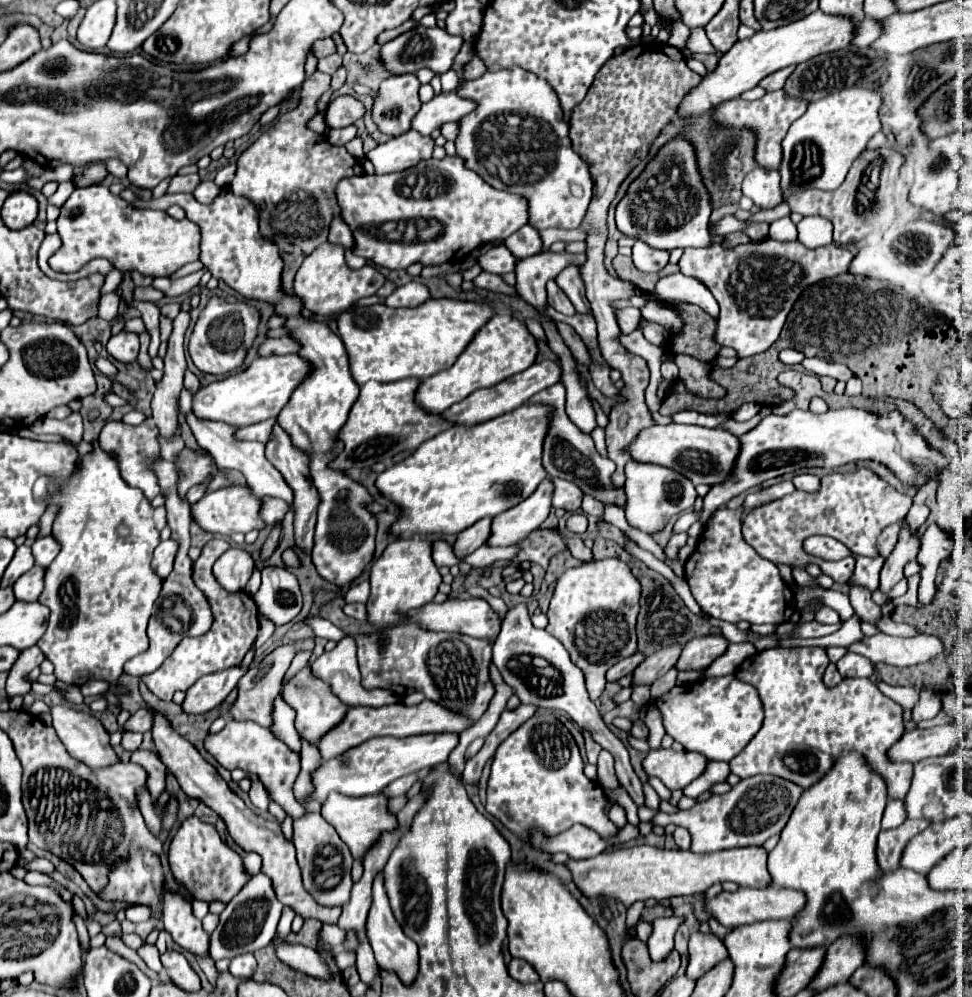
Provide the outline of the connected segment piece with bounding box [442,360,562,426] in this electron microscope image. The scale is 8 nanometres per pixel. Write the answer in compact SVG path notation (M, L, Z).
M552 360L536 362L534 366L520 372L518 376L510 376L510 378L506 378L504 382L500 382L500 384L496 384L492 388L478 390L478 392L470 394L466 400L450 406L442 416L446 416L446 420L454 420L456 424L470 424L470 426L478 424L478 422L484 422L484 420L490 420L490 418L496 418L498 414L506 414L506 412L522 406L524 402L528 402L540 390L560 382L560 376L562 376L562 370L560 370L558 362L552 362Z

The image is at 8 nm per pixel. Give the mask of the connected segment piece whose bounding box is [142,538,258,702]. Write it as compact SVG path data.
M210 540L204 548L200 558L194 562L194 582L196 586L206 594L212 612L214 612L214 624L212 628L198 638L186 638L182 640L182 644L178 644L178 648L174 650L174 654L170 656L170 660L166 660L166 664L152 672L146 674L142 680L146 682L146 686L164 702L172 700L172 694L176 690L186 692L198 678L218 672L222 668L232 668L234 664L240 664L246 656L246 652L252 648L256 634L258 634L258 608L254 604L254 600L246 594L246 592L236 592L230 594L226 592L214 578L212 574L212 566L214 562L230 548L230 544L226 540Z

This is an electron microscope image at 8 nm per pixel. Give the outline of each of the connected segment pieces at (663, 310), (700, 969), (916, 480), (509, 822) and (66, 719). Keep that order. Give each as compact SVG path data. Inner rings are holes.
M648 302L642 308L642 316L650 322L656 322L656 324L664 326L670 334L676 334L682 328L682 320L676 314L676 310L668 304L662 304L662 302Z
M694 932L690 936L688 954L690 954L690 962L688 962L686 974L692 980L698 980L706 972L706 968L714 968L718 962L722 962L728 956L728 950L716 934Z
M860 408L828 410L814 414L810 410L792 410L786 416L770 414L754 430L740 436L742 448L736 460L732 480L710 488L704 498L700 524L712 518L712 514L724 506L730 498L746 492L752 486L760 486L770 478L778 478L804 468L840 468L858 460L872 460L886 466L904 488L920 488L934 480L948 464L950 458L928 446L918 428L908 422L898 410L886 414L874 414Z
M552 712L536 714L498 746L488 780L486 810L524 840L528 840L528 832L534 826L542 828L548 836L556 836L574 824L584 824L610 838L618 828L604 812L608 804L606 792L598 782L588 780L582 768L584 764L578 746L568 728L562 722L558 724L558 718Z
M66 704L54 706L50 714L54 718L58 738L76 760L82 760L90 768L104 768L118 762L118 756L110 746L108 732L98 718Z

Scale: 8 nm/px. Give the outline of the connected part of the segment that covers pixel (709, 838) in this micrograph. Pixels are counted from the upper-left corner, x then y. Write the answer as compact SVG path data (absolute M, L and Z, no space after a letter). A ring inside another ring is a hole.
M758 774L740 780L736 786L732 786L730 792L722 796L710 796L708 800L694 804L690 810L678 810L674 814L658 812L652 824L684 826L692 836L690 852L716 852L742 846L762 846L770 836L782 832L792 810L798 804L800 794L802 788L790 780L772 774Z

